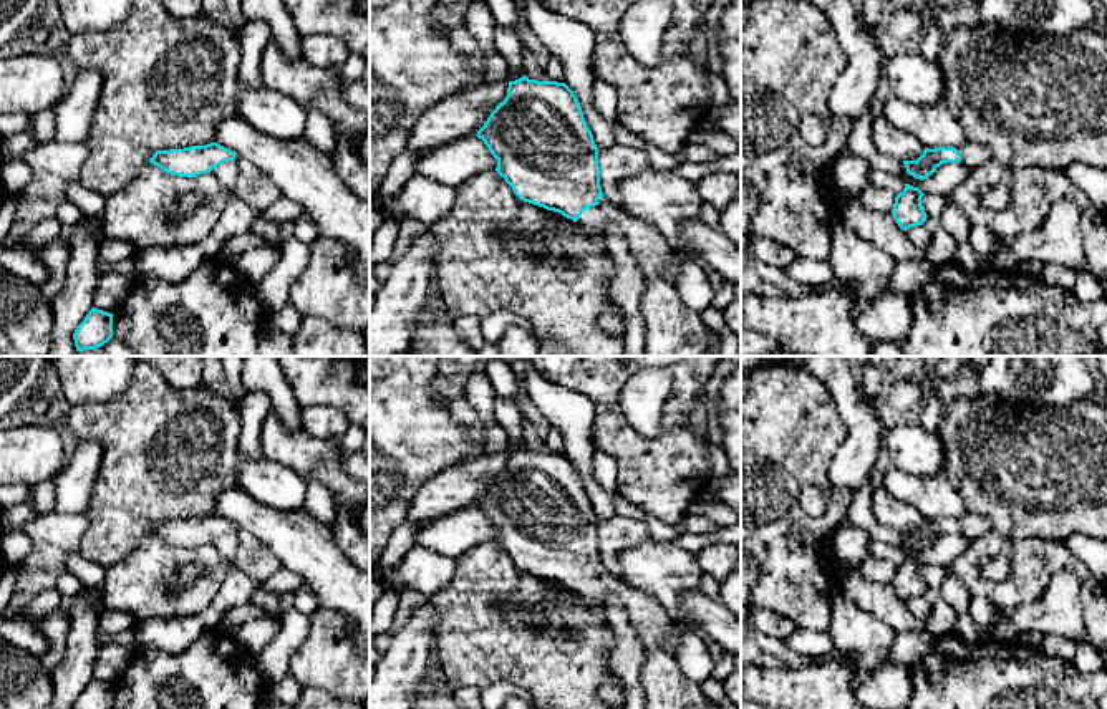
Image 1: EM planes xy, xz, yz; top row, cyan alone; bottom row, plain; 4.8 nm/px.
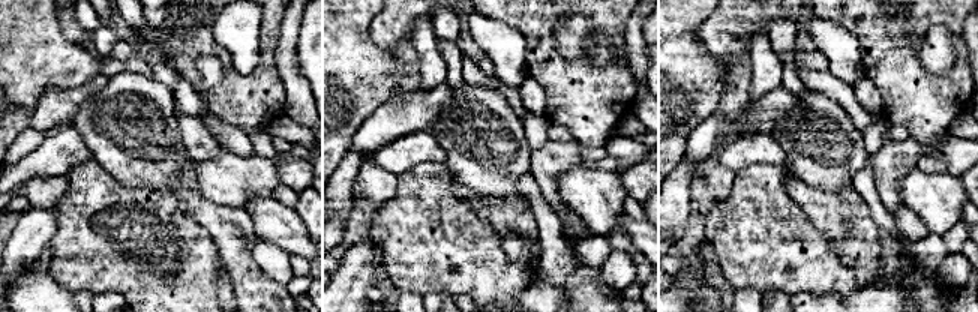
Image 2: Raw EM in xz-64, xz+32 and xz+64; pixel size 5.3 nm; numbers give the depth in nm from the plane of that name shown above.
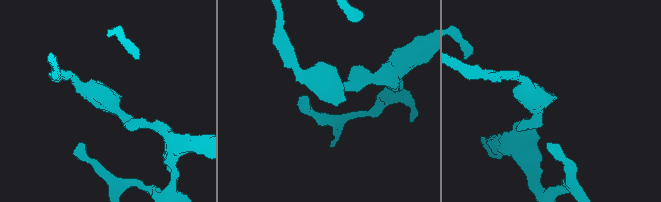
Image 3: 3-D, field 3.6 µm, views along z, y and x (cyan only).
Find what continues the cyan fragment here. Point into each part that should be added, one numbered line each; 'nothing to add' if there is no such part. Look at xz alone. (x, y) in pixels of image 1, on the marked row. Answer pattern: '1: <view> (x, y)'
1: xz (673, 328)

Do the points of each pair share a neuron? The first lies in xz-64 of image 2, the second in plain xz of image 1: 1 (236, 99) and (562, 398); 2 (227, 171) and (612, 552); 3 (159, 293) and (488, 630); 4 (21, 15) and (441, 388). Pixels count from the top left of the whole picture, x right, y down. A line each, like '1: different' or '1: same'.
1: different
2: different
3: same
4: different

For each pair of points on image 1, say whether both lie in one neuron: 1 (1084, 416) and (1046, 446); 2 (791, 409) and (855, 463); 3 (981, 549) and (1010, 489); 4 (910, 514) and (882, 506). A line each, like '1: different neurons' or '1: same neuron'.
1: same neuron
2: different neurons
3: different neurons
4: same neuron

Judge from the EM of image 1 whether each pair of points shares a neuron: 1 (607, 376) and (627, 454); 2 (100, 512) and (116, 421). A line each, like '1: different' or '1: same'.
1: same
2: same

